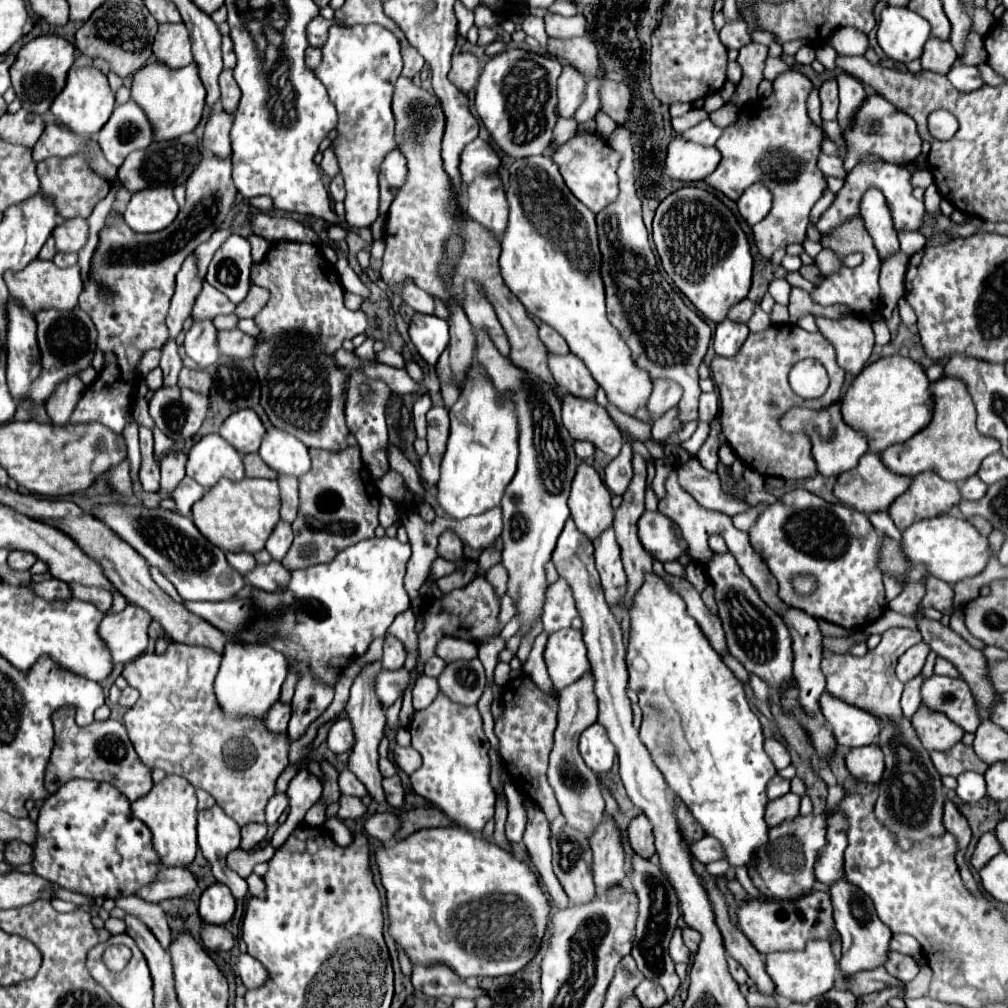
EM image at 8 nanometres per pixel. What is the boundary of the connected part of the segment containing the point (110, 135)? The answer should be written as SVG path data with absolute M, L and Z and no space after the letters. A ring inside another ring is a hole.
M129 100L127 104L131 104L131 110L123 110L125 106L117 106L109 122L97 134L97 142L105 158L117 168L129 152L143 150L153 142L153 126L143 110L137 110L137 106L133 106L133 100Z

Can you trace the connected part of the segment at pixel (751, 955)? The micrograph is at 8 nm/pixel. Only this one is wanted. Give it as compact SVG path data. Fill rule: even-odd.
M701 868L701 874L705 876L705 886L709 890L709 898L713 900L713 910L715 910L715 916L717 916L715 920L717 920L717 926L719 926L719 930L723 934L725 950L745 968L745 972L755 982L755 988L761 994L775 998L777 996L775 984L769 978L769 974L765 972L765 962L761 960L761 954L751 946L751 942L745 938L745 934L729 922L727 904L723 900L721 890L717 890L717 886L715 886L715 880L703 868Z

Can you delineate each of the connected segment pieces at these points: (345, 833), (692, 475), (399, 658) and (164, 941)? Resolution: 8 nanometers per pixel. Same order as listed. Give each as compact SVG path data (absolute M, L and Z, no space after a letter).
M337 816L326 819L324 826L338 845L346 847L352 841L351 831Z
M691 458L683 466L677 468L679 484L707 510L715 510L727 516L735 516L745 512L745 502L735 500L729 492L721 488L719 476L713 472L707 472L699 460Z
M387 636L385 644L383 644L381 666L385 670L399 670L399 668L403 668L403 662L405 662L405 648L403 648L403 644L395 636Z
M137 896L119 898L115 904L117 904L119 908L123 908L125 912L135 914L137 918L141 918L141 920L149 926L149 930L153 930L153 934L155 934L155 938L161 942L161 946L163 946L165 950L169 950L173 938L171 938L171 930L169 930L169 926L167 926L167 918L165 918L165 914L163 914L163 910L161 910L159 904L145 902L145 900L141 900L141 898L137 898Z

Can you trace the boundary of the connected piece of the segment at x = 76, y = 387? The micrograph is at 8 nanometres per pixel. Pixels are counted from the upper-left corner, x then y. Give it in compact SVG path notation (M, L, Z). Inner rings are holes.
M77 376L69 378L65 384L61 384L55 392L55 396L49 400L47 404L47 414L51 418L53 424L61 426L61 424L67 424L69 422L69 416L79 400L79 396L83 394L83 384Z

